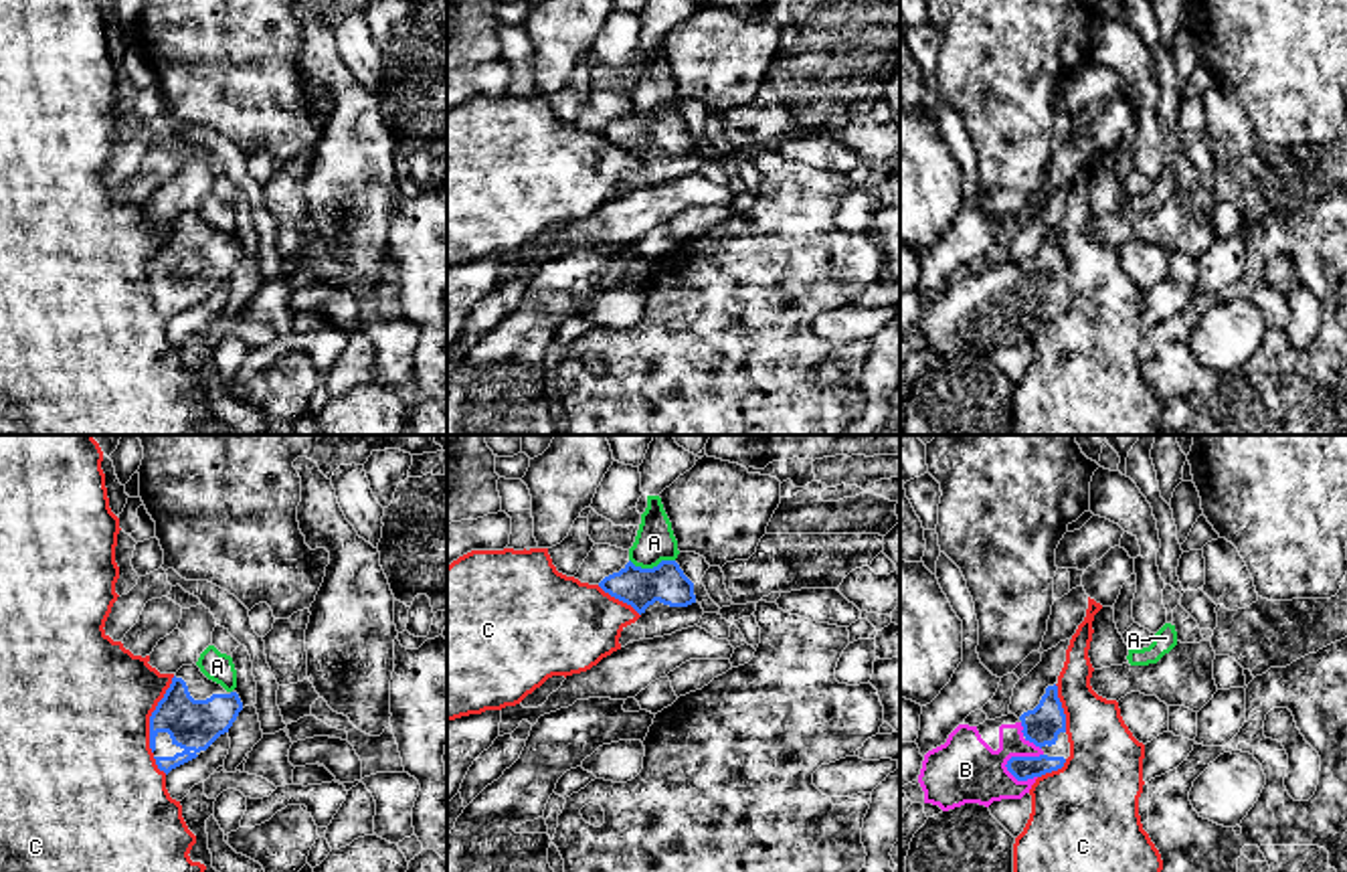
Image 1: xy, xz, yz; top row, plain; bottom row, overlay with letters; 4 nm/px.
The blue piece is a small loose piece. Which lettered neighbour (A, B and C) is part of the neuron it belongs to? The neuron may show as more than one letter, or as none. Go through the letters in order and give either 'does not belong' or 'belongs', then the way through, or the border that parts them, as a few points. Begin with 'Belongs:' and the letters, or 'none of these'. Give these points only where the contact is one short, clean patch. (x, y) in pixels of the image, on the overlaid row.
Belongs: B
A: does not belong | along xz (630, 559), (642, 567), (674, 561)
B: belongs | across yz (1022, 767), (1022, 757), (1000, 769), (965, 769)
C: does not belong

